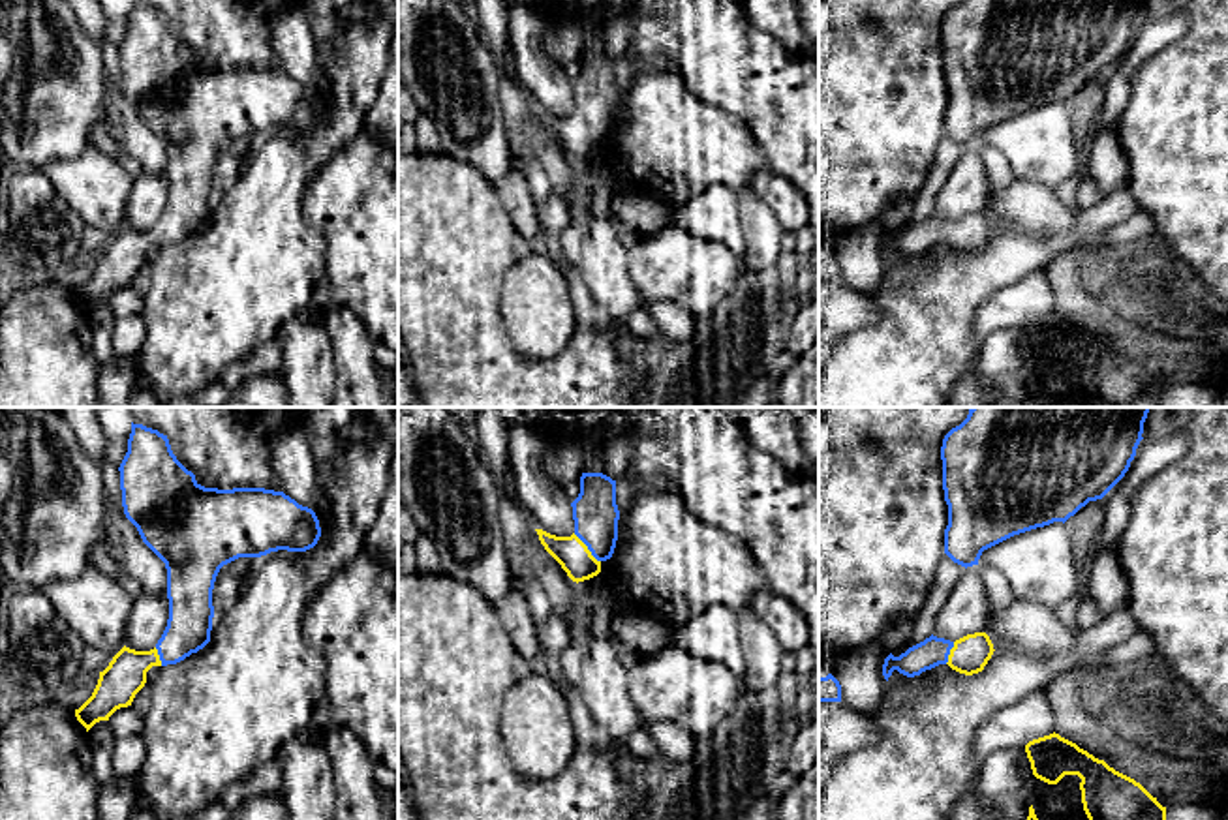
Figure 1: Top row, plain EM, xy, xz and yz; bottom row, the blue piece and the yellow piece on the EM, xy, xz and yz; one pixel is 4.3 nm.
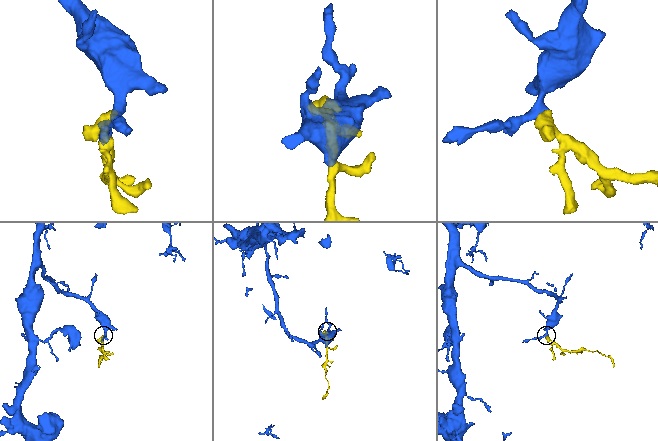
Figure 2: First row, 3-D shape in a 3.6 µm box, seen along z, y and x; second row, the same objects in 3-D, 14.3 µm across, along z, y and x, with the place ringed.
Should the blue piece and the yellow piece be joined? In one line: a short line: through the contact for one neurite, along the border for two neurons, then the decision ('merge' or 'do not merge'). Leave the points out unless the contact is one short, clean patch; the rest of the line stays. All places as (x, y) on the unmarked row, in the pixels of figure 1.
xz (596, 94), (596, 115), (588, 128), (573, 136) | merge

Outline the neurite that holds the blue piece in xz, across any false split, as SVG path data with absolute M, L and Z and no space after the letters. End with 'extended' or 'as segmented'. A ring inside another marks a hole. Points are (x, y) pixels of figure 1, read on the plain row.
M582 53L580 73L571 86L575 99L571 116L535 111L545 129L578 163L597 156L601 143L614 133L620 99L616 60L603 53Z | extended

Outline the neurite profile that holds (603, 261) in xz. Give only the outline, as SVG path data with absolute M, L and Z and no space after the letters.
M537 111L524 120L524 135L531 156L550 180L550 193L569 208L571 223L580 231L578 274L582 281L605 311L606 323L625 326L627 315L642 306L642 296L627 268L627 248L608 218L590 210L590 197L576 182L576 161L545 129Z

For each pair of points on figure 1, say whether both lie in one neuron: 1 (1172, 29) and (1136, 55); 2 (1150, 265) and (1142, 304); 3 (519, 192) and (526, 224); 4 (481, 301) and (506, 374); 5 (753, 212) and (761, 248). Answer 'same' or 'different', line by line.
1: same
2: same
3: same
4: same
5: same

